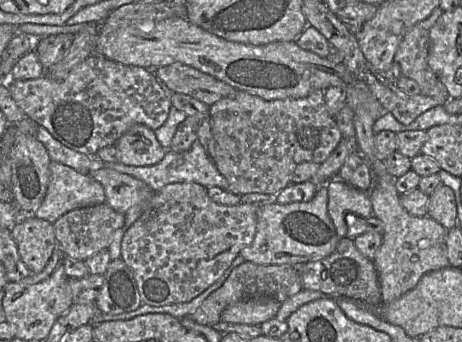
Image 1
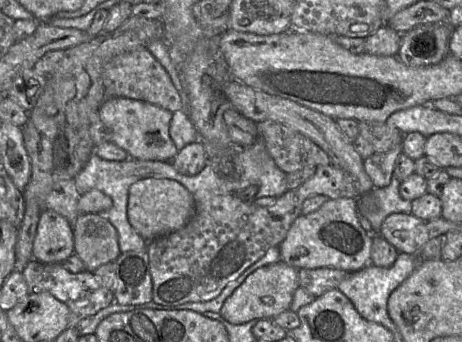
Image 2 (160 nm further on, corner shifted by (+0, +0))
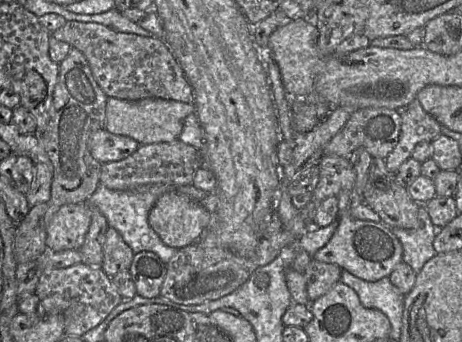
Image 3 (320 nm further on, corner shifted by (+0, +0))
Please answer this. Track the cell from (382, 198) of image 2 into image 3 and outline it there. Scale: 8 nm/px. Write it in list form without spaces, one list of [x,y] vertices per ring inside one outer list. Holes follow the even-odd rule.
[[[424,206],[419,209],[421,226],[418,229],[391,228],[403,248],[403,262],[417,274],[423,266],[437,255],[433,241],[439,232]]]

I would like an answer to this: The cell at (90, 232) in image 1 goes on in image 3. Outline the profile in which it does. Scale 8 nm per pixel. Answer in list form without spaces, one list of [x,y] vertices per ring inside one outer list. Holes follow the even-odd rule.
[[[108,227],[103,245],[101,270],[108,277],[112,277],[118,272],[126,272],[131,265],[133,256],[134,252],[124,242],[120,234],[115,229]]]

